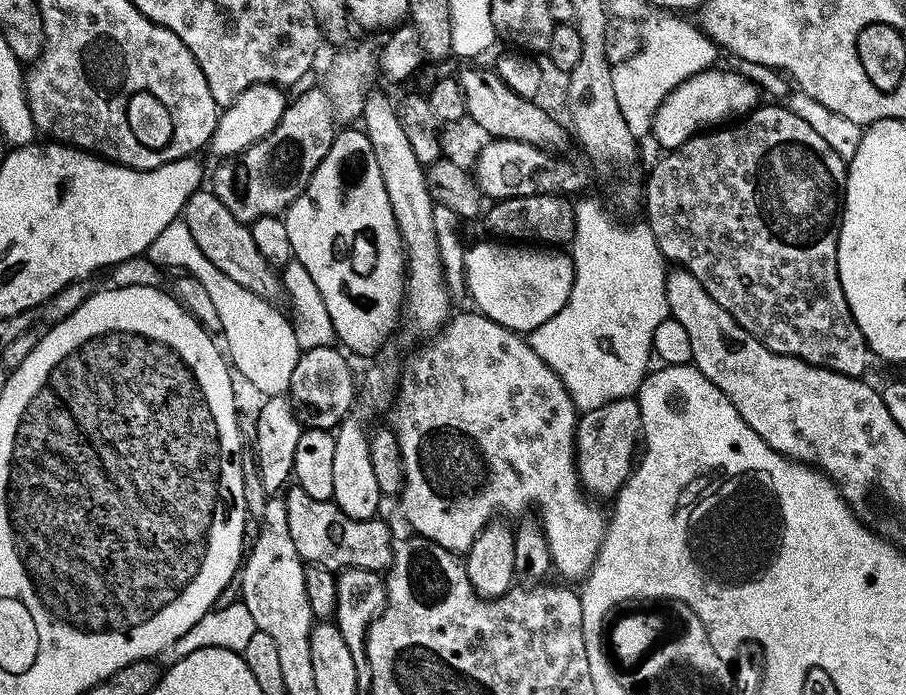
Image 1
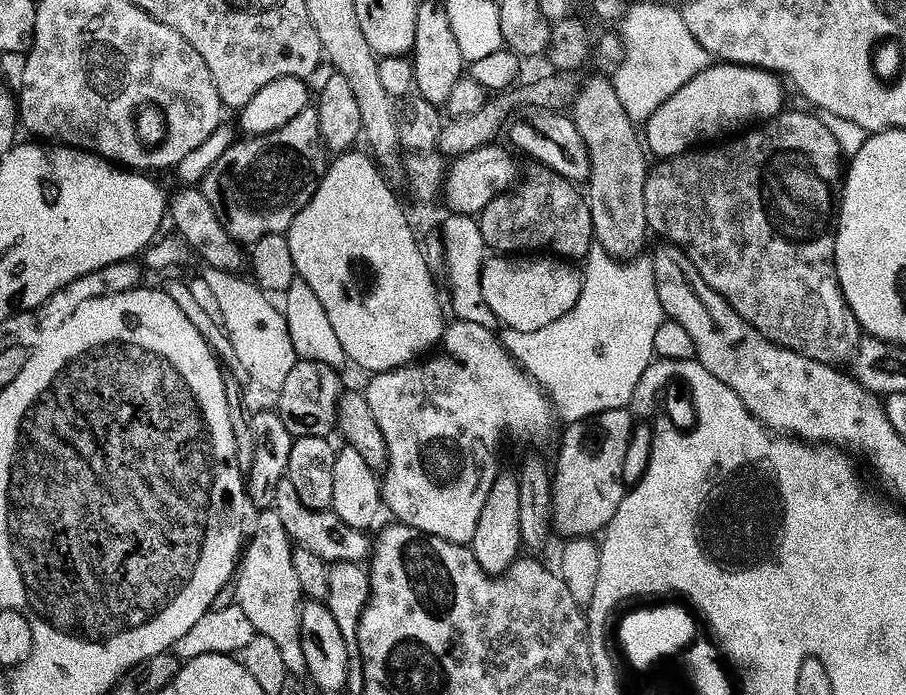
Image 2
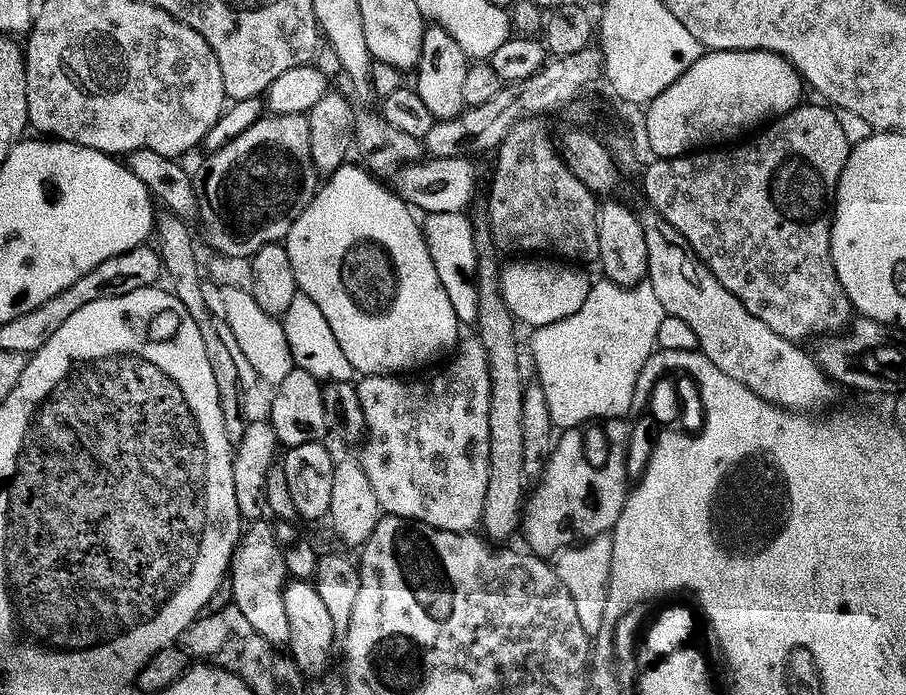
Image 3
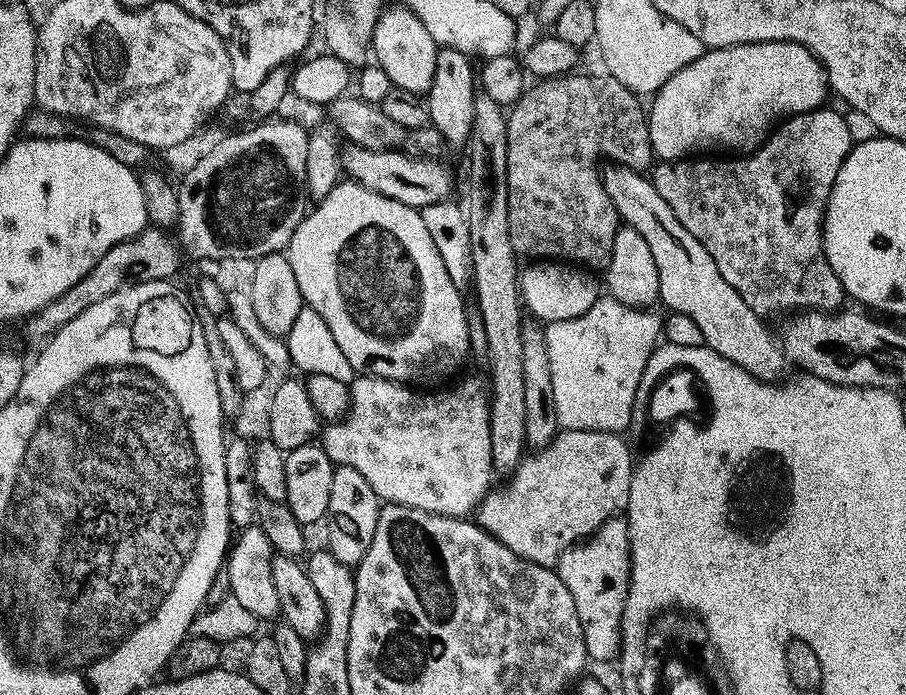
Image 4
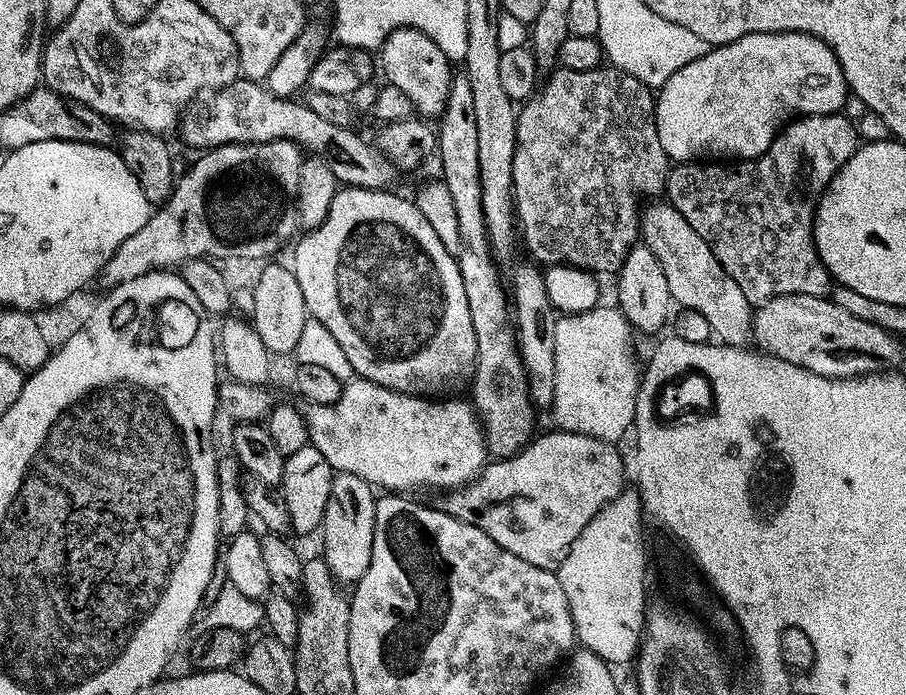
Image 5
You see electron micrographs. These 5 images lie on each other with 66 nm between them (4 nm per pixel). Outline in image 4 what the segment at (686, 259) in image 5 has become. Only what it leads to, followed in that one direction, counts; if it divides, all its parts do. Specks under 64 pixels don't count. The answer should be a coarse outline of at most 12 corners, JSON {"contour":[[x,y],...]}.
{"contour":[[603,173],[658,265],[659,303],[751,376],[784,349],[647,175]]}

